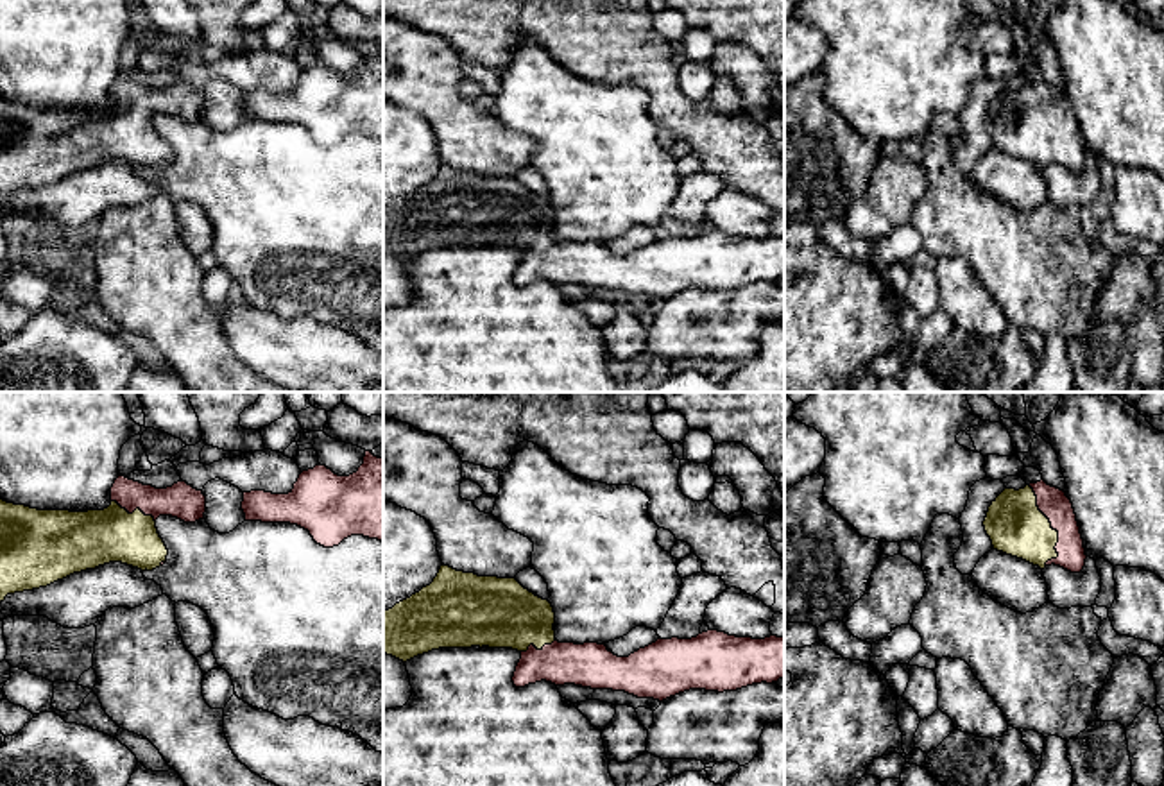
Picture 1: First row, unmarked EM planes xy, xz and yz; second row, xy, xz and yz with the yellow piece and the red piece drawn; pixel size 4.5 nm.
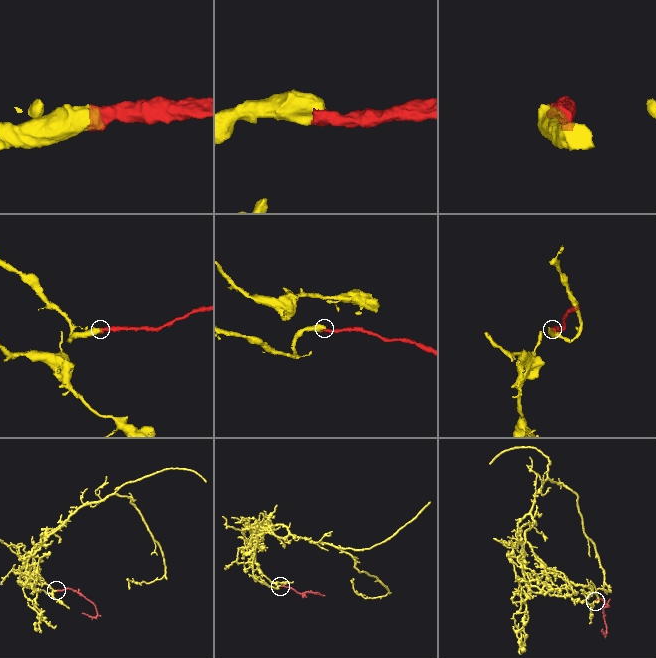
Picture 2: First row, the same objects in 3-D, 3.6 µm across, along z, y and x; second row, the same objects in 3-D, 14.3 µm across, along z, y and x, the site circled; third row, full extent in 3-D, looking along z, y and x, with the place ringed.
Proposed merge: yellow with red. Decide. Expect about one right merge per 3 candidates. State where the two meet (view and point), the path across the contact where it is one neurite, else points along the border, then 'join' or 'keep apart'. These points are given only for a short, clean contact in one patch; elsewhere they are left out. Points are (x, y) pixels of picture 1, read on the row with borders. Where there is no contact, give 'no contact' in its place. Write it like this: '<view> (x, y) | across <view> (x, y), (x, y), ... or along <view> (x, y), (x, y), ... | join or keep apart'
yz (1050, 527) | across yz (1014, 523), (1050, 527), (1052, 502) | join

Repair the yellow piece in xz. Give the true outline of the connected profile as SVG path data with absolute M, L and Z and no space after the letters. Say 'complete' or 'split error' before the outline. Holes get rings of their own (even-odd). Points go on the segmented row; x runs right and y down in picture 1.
split error; M442 564L430 585L383 611L383 654L407 662L439 648L512 648L521 654L512 677L516 688L546 680L555 686L625 691L659 702L689 689L723 693L784 677L784 637L777 636L752 639L707 630L691 639L659 637L629 657L618 657L598 643L559 643L553 623L552 603L516 578L478 577Z

